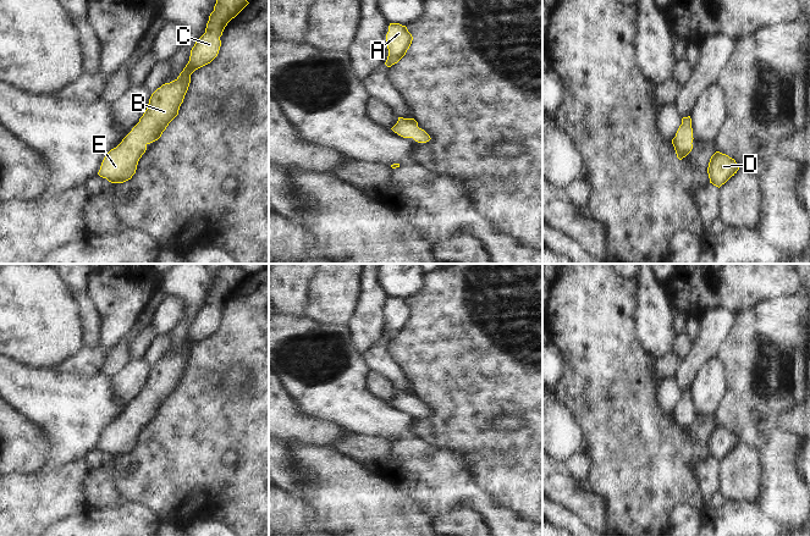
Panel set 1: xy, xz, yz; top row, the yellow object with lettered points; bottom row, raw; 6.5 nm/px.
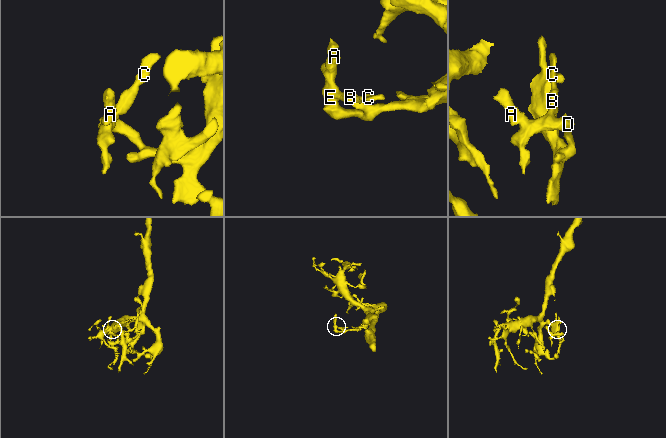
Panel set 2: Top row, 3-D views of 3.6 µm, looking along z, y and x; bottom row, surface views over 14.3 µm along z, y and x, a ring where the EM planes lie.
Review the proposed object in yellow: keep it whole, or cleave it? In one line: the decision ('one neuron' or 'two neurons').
one neuron

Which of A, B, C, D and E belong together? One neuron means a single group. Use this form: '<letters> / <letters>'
A B C D E

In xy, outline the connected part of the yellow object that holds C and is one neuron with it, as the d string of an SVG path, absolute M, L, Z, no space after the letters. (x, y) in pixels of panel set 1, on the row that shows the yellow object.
M216 0L205 33L192 48L188 63L175 81L162 84L151 94L139 122L104 158L98 172L100 177L111 183L123 183L132 178L147 145L158 140L178 115L191 83L191 74L217 56L225 27L248 4L247 0Z

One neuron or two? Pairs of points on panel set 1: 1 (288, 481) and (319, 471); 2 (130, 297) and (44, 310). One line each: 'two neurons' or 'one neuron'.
1: two neurons
2: two neurons

